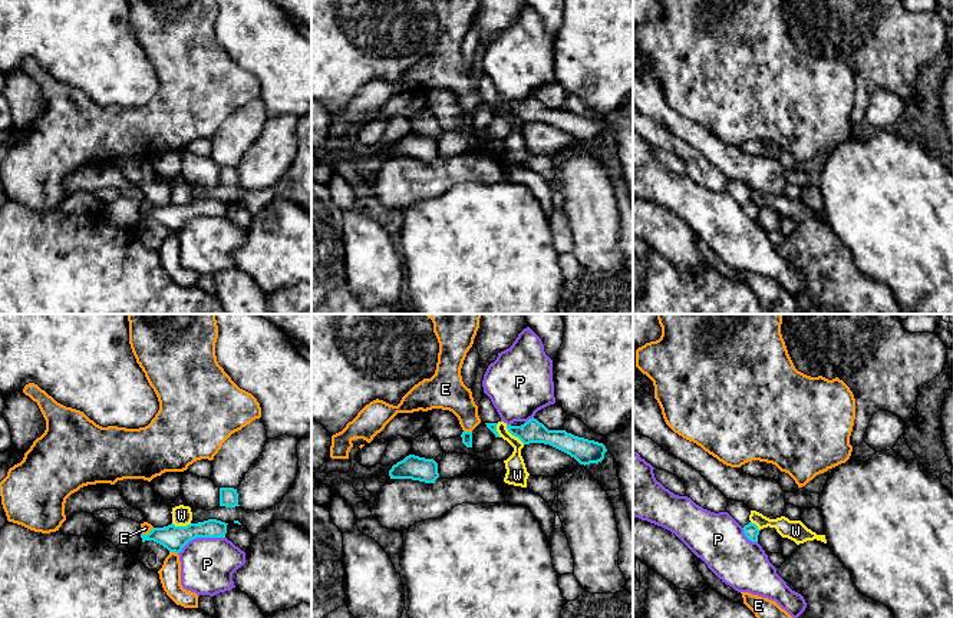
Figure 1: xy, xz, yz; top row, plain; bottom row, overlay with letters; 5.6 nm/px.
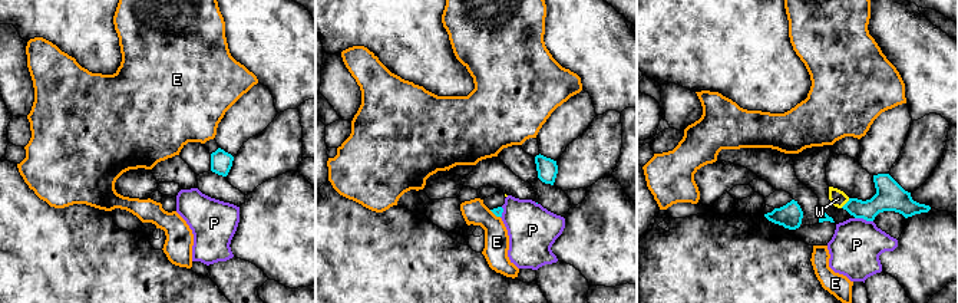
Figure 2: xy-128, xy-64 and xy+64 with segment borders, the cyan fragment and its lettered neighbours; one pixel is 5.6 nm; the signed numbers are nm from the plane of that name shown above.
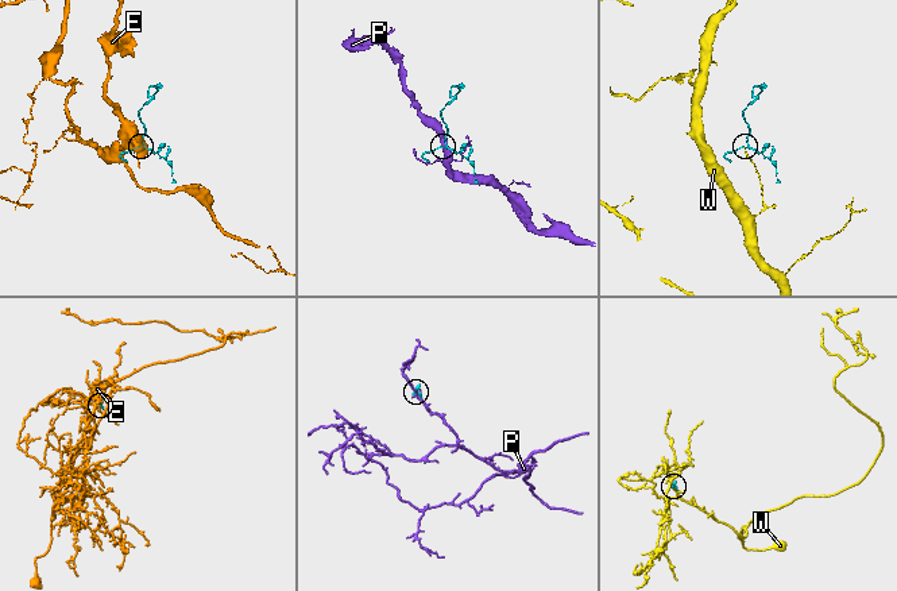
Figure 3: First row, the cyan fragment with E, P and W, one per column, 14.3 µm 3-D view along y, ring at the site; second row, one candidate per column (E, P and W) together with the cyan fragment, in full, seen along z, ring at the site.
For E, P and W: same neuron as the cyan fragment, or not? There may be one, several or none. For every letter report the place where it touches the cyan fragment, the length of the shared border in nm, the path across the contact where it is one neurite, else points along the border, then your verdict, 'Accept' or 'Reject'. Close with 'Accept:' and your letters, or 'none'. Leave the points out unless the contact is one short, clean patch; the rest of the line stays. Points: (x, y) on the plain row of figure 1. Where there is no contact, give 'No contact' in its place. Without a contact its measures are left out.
E: Touches cyan at xy (174, 230). Shared border 50 nm. Boundary: xy (170, 230), (177, 233). Reject
P: Touches cyan at xy (200, 215). Shared border 280 nm. Reject
W: Touches cyan at xz (514, 113). Shared border 160 nm. Boundary: xz (505, 103), (524, 122). Reject
Accept: none

